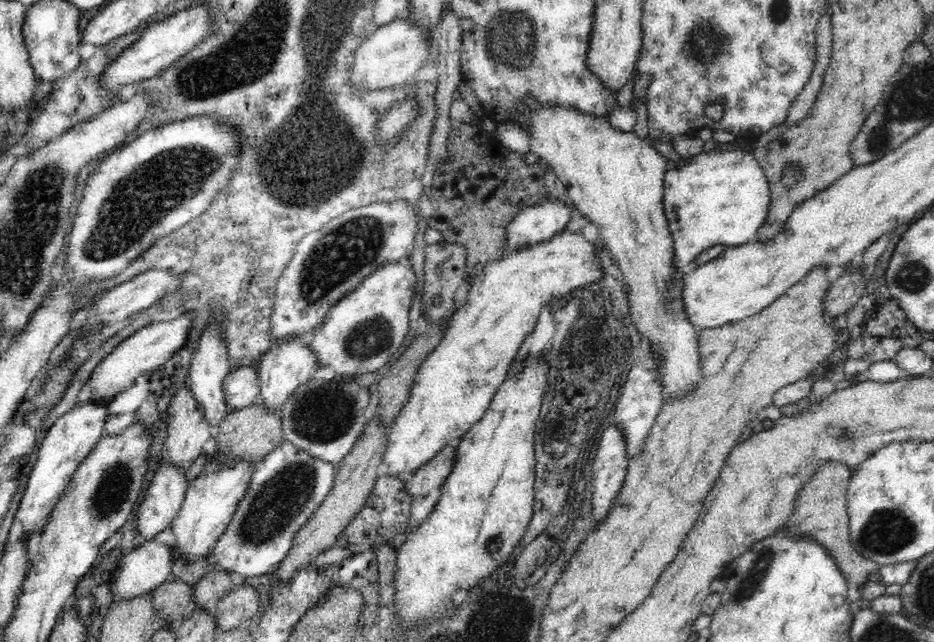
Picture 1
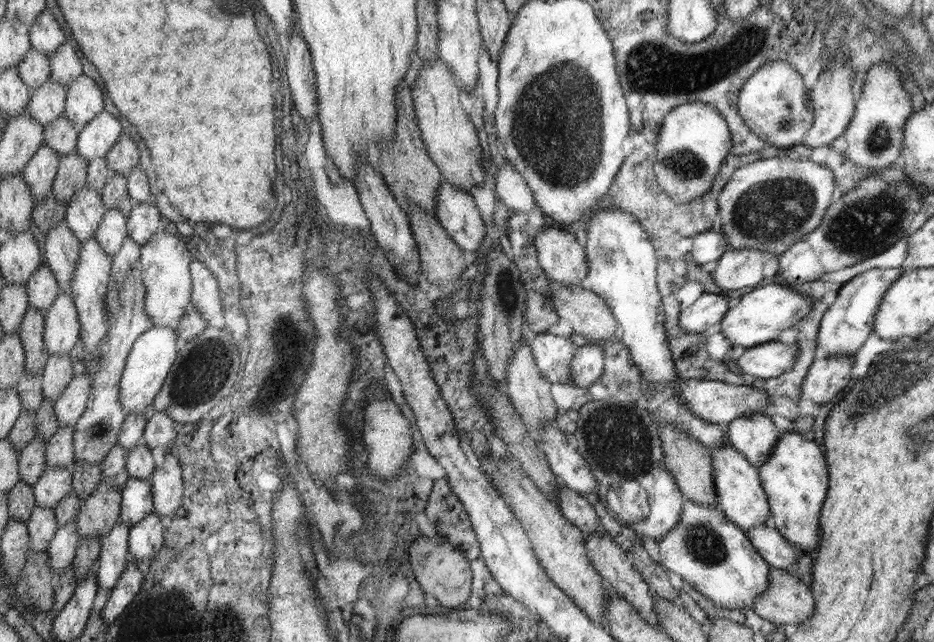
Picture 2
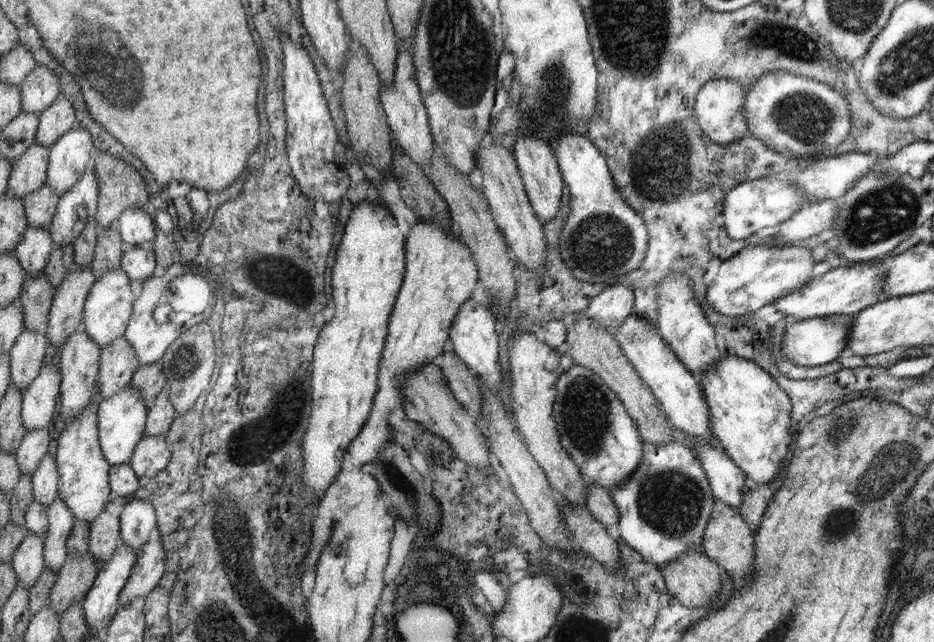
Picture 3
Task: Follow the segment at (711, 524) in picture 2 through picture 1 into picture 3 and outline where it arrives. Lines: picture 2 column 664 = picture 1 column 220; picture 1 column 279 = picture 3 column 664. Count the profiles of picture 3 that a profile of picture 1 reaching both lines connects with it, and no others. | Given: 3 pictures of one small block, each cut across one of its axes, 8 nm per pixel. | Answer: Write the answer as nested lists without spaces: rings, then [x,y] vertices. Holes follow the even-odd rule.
[[[673,440],[664,446],[645,442],[645,453],[636,472],[609,492],[620,513],[622,540],[646,560],[661,568],[688,550],[702,547],[716,496],[700,459],[684,442]]]

